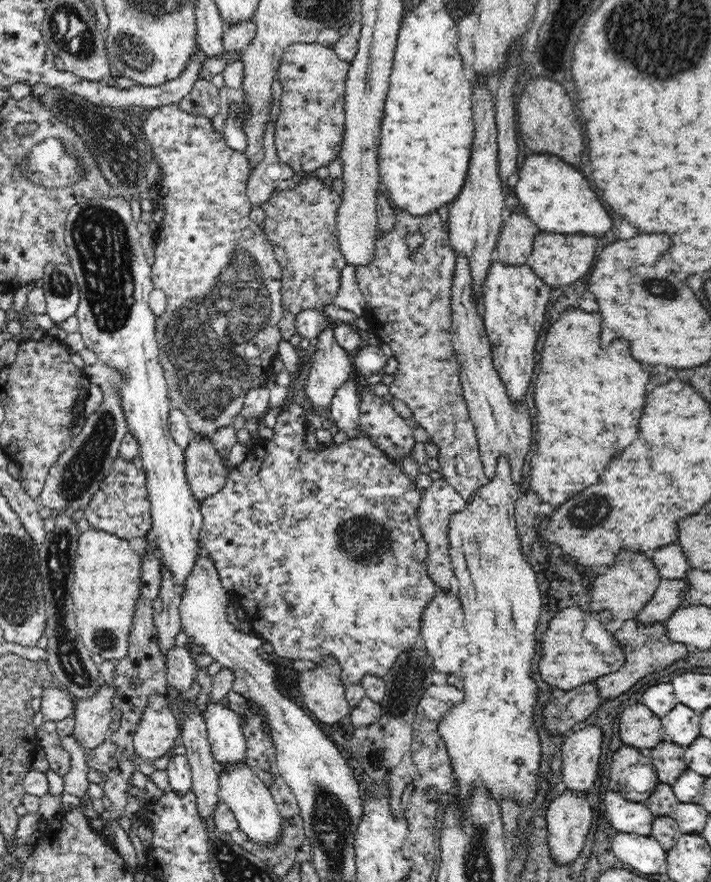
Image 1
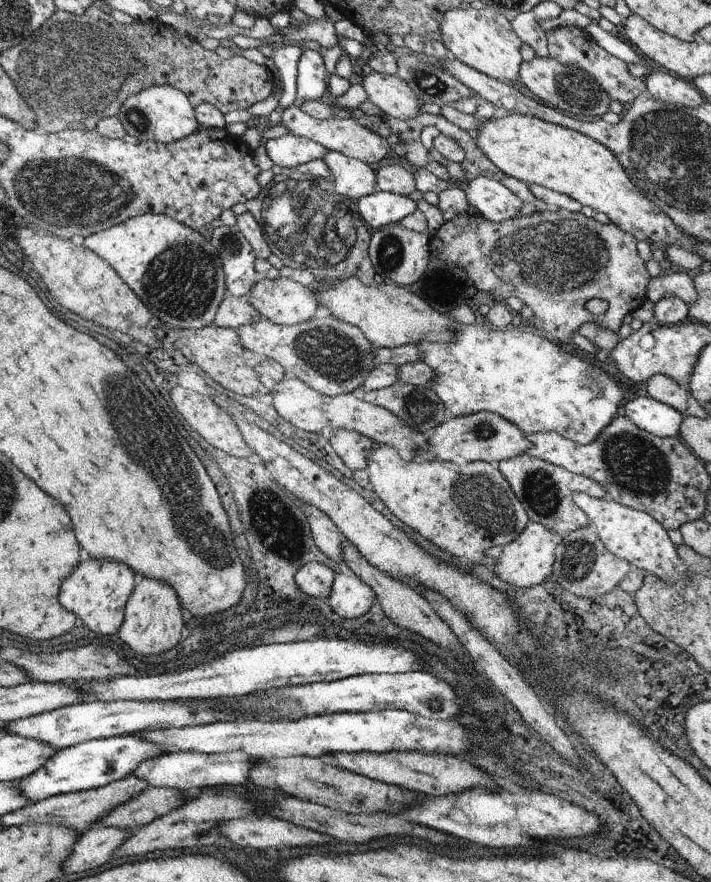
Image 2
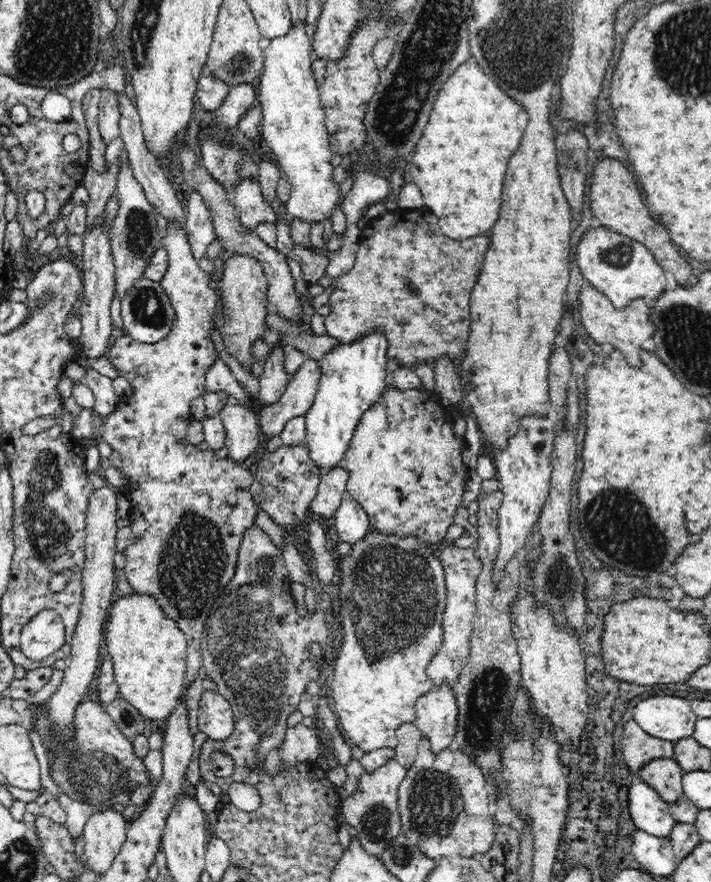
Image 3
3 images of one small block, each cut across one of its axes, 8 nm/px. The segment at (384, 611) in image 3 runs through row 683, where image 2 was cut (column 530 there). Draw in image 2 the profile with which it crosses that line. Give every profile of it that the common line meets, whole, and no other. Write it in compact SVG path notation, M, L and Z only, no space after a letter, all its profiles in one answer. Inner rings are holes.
M476 323L454 324L452 332L454 342L417 344L420 358L434 370L434 380L428 386L438 394L449 416L492 412L514 422L526 434L555 432L582 445L594 442L602 430L618 416L618 406L624 400L624 388L616 384L618 379L610 376L608 370L600 370L596 363L589 364L574 354L562 351L560 346L548 338L533 332L495 329L490 324L478 326Z

